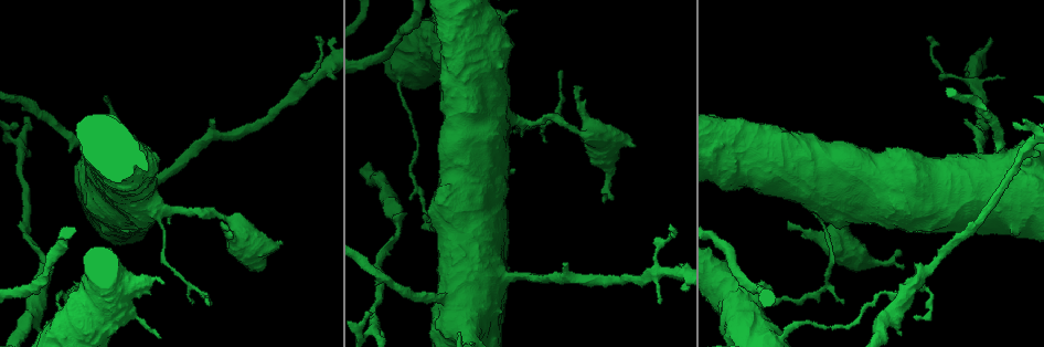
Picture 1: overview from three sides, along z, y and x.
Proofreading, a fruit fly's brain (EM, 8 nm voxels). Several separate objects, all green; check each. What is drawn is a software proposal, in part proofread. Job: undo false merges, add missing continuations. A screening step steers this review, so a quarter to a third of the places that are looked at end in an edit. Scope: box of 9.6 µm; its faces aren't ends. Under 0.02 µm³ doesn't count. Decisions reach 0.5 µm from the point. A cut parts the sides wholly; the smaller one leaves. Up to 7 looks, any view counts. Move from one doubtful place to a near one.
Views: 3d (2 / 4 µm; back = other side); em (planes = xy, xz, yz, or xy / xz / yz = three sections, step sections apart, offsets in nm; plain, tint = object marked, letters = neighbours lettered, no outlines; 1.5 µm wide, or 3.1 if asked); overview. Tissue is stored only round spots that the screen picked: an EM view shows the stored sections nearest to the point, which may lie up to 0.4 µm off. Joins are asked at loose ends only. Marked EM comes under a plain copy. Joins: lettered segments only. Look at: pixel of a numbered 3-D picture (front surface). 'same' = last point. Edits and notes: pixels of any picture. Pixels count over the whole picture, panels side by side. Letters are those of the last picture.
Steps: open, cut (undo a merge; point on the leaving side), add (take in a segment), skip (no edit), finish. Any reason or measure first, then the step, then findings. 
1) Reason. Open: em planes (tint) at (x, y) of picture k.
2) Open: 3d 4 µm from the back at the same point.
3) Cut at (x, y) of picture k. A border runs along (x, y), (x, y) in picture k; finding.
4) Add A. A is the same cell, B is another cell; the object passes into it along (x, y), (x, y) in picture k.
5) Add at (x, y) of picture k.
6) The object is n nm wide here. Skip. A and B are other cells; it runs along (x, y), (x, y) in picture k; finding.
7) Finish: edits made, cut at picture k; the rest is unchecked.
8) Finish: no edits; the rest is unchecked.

Thick end. Open: em planes (letters) at (522, 135) of picture 1.

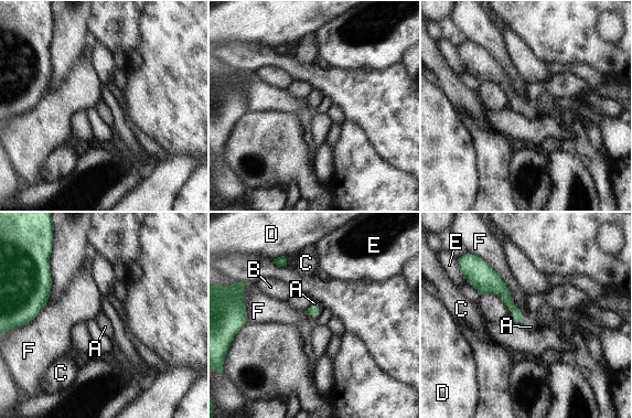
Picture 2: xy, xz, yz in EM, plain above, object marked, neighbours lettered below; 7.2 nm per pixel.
Add A. A is the same cell, B, C, D, E and F are other cells; the object passes into it along (313, 310), (316, 314), (314, 303) in picture 2; it goes on there.

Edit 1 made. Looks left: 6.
See it whole again. Open: overview.

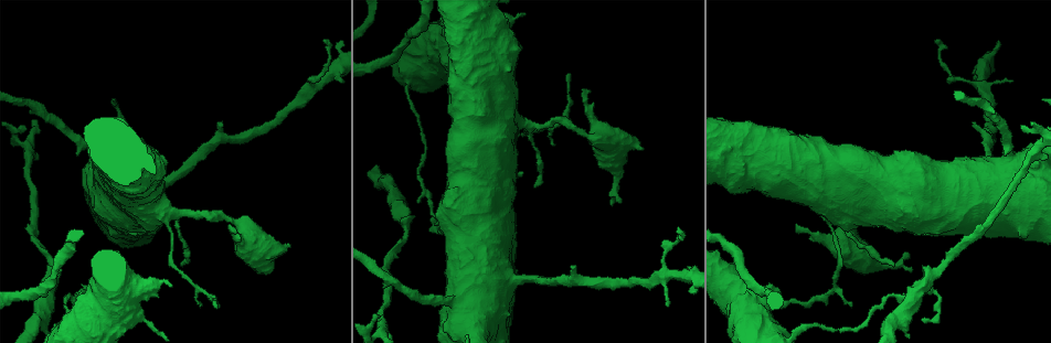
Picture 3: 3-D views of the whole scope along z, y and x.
Long arm stops here. Open: em yz step 8 (tint) at (1045, 101) of picture 3.

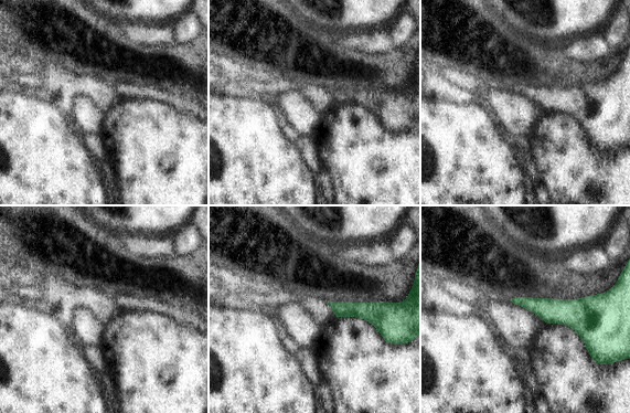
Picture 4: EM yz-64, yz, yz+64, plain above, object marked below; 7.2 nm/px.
Open: em planes (letters) at the same point.

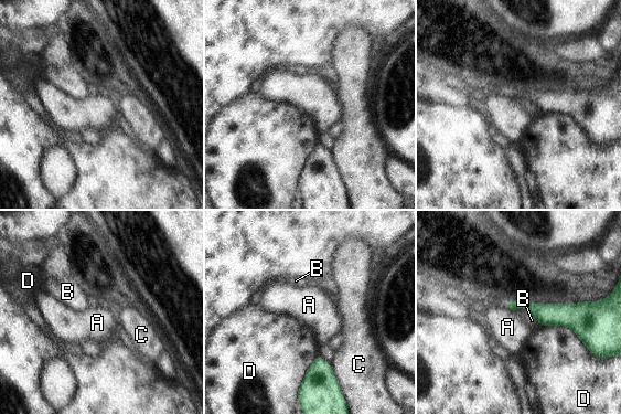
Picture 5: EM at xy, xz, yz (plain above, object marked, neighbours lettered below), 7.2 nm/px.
The longest contact is with D, 420 nm. Skip. A, B, C and D are other cells; it runs along (512, 305), (563, 314), (584, 337) in picture 5; none of them fits.

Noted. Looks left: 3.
Free end. Open: em xy step 4 (letters) at (380, 315) of picture 3.

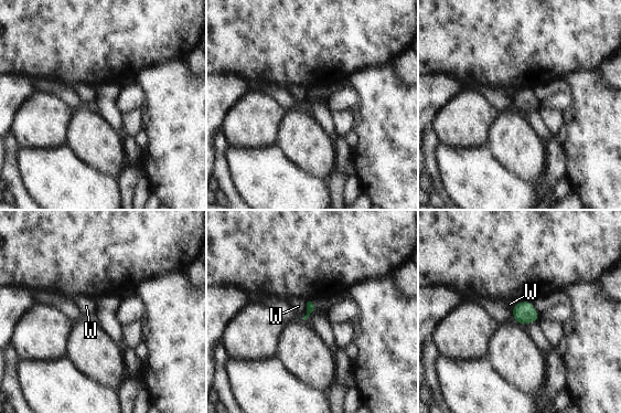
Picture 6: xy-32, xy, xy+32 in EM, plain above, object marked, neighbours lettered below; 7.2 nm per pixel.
Skip. W is another cell; a border runs along (308, 302), (306, 314), (301, 318) in picture 6; none of them fits.

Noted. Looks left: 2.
Finish: edits made, add at picture 2; the rest is unchecked.

